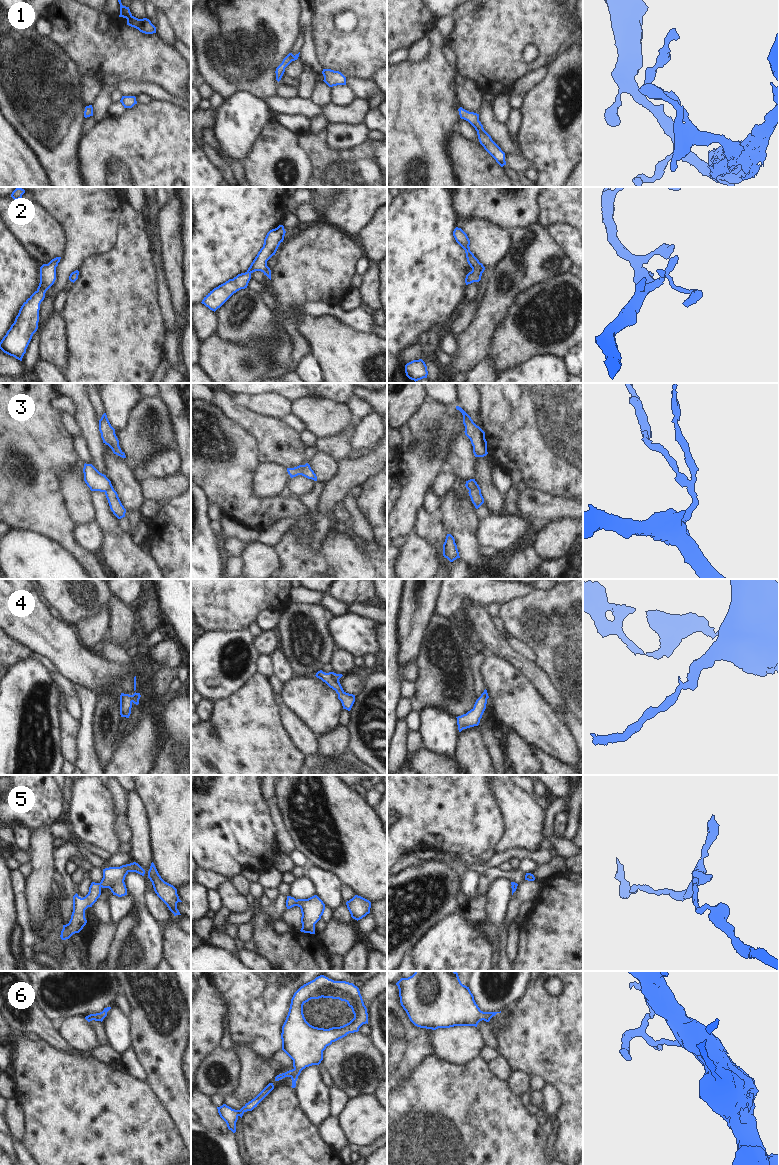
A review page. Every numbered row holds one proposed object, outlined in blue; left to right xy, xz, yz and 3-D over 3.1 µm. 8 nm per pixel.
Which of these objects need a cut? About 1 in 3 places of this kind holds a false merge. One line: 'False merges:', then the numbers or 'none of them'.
False merges: 3

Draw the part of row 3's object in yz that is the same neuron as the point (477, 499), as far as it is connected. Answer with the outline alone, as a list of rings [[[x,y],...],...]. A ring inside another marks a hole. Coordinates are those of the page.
[[[477,484],[476,488],[474,490],[469,490],[468,493],[475,508],[478,509],[484,503],[479,485]]]

